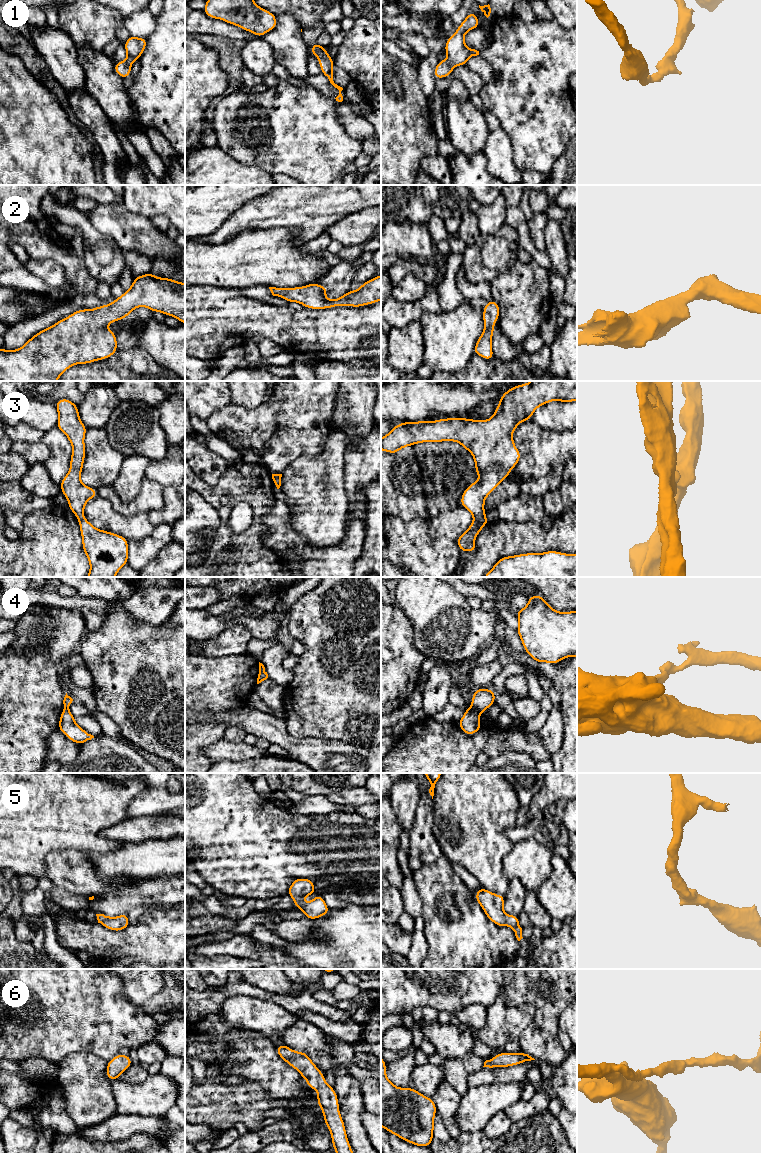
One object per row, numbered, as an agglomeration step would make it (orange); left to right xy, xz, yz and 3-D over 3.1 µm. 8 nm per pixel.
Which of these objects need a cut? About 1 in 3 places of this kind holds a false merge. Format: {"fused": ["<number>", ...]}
{"fused": ["3", "4"]}

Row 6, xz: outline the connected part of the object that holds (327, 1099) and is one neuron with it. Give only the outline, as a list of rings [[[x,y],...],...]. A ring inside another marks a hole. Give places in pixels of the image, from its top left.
[[[285,1043],[275,1046],[275,1048],[277,1054],[307,1080],[307,1086],[311,1090],[318,1091],[317,1106],[322,1109],[324,1123],[330,1131],[334,1151],[336,1153],[353,1153],[343,1118],[340,1115],[337,1093],[333,1087],[327,1084],[324,1074],[309,1058],[308,1053],[294,1051]]]

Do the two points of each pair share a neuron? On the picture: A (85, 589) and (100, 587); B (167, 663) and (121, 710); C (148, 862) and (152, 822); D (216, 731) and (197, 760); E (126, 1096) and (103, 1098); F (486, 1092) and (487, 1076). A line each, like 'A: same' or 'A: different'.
A: same
B: same
C: different
D: same
E: different
F: different

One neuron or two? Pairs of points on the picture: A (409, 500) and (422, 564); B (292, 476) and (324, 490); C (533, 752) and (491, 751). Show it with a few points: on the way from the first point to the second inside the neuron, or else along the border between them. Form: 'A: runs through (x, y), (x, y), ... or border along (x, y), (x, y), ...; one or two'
A: border along (391, 514), (404, 520), (427, 518); two
B: runs through (300, 481), (310, 484), (316, 490); one
C: runs through (523, 744), (501, 744); one

